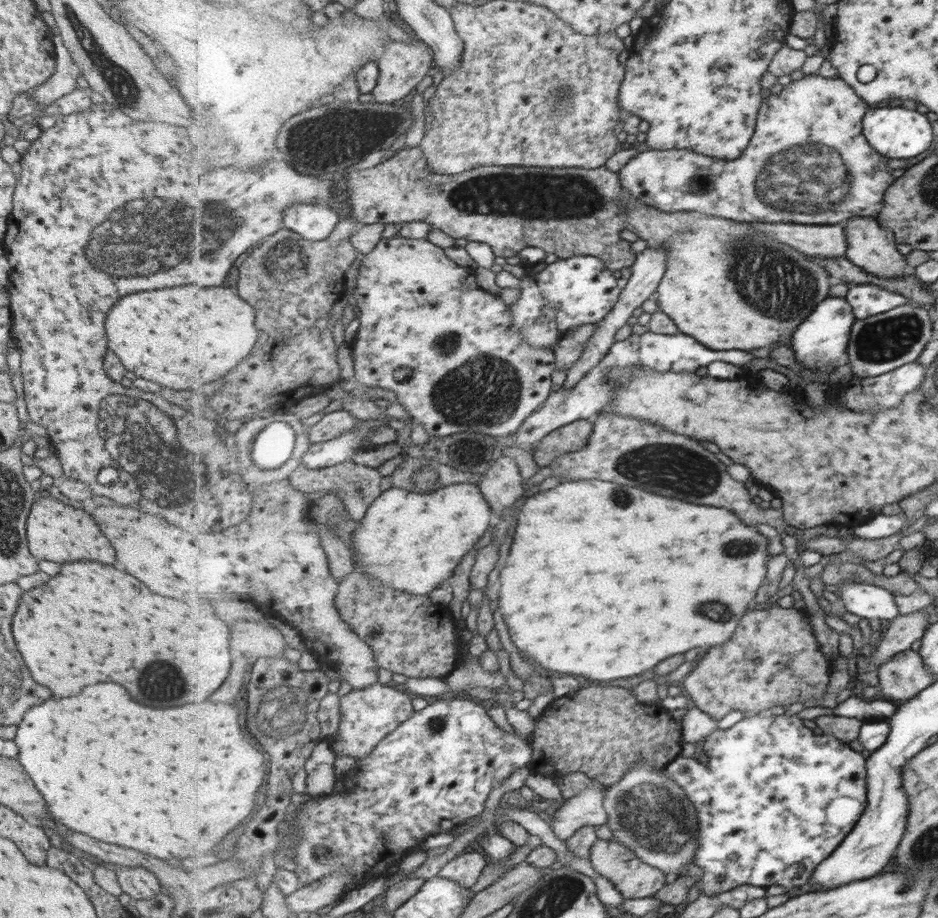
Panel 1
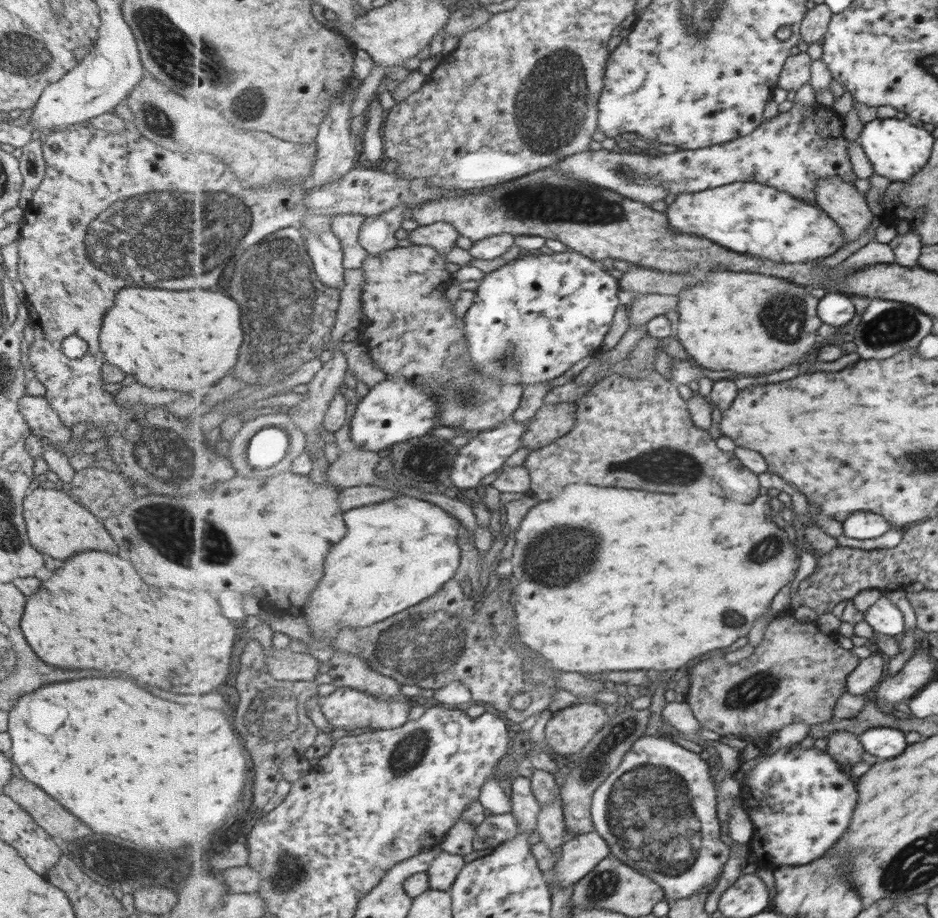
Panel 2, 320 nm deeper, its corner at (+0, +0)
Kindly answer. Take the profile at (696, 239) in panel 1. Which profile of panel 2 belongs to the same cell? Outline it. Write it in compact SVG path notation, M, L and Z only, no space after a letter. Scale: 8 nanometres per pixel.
M711 270L707 272L708 276L699 284L689 286L679 294L680 301L677 312L680 314L678 320L677 338L684 350L701 366L711 370L733 370L733 372L741 372L741 374L749 374L749 376L757 376L757 374L773 374L779 372L783 368L789 368L791 364L800 364L813 349L818 346L820 338L817 330L821 328L823 321L820 319L818 312L818 304L820 299L811 296L809 293L810 286L797 284L787 278L779 276L767 276L766 274L757 274L753 272L733 272L732 270Z

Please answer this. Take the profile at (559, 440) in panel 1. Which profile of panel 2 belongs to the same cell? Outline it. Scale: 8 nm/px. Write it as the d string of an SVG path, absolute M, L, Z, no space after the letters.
M569 402L543 405L528 421L523 447L537 450L565 436L575 426L577 411L577 405Z

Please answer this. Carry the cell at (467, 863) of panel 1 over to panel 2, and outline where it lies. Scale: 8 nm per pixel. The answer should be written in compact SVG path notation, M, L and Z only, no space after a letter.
M441 851L441 854L432 860L428 868L430 888L440 891L450 891L453 883L461 871L467 867L463 855L449 854Z

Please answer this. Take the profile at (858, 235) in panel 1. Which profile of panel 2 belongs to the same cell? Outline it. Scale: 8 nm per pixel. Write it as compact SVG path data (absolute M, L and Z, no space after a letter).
M841 178L815 181L816 202L838 222L844 230L845 244L857 240L869 223L872 215L863 195L851 182Z

